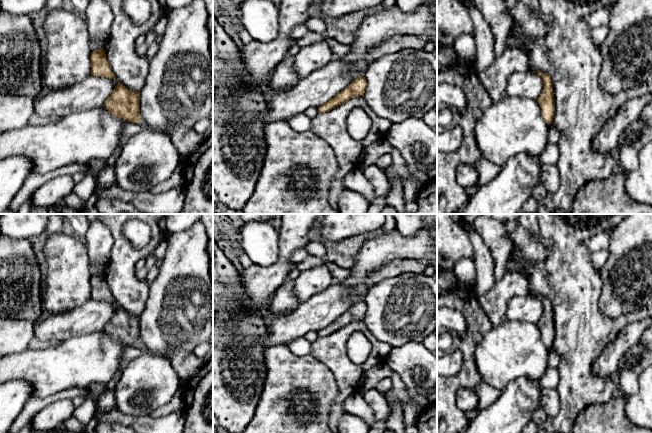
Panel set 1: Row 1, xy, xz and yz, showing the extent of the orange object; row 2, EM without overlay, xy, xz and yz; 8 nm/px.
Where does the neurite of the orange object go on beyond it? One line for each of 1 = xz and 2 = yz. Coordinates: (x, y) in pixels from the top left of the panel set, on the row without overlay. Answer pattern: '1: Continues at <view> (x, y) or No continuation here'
1: No continuation here
2: No continuation here

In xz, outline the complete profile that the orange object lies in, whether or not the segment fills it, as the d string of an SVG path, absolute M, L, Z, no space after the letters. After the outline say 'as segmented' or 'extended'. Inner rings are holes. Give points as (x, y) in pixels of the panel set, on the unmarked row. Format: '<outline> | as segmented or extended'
M363 300L356 302L350 309L338 317L334 322L318 331L319 337L328 336L354 321L364 320L366 311L367 305Z | as segmented

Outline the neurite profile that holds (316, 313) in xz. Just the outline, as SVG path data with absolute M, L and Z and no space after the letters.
M333 283L326 290L302 302L296 309L282 316L272 316L267 334L256 337L265 348L288 345L292 340L304 337L309 331L320 331L334 322L356 302L364 299L370 284L352 287Z

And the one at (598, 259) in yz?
M603 249L603 250L597 251L591 255L592 265L596 269L602 269L602 267L604 266L605 262L608 259L608 257L609 257L608 249Z

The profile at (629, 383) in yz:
M628 370L618 371L618 373L622 393L624 395L634 395L638 393L639 391L638 375Z

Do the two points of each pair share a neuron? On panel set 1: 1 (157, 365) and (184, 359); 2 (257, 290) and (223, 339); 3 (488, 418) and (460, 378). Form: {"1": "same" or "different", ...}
{"1": "different", "2": "different", "3": "different"}

